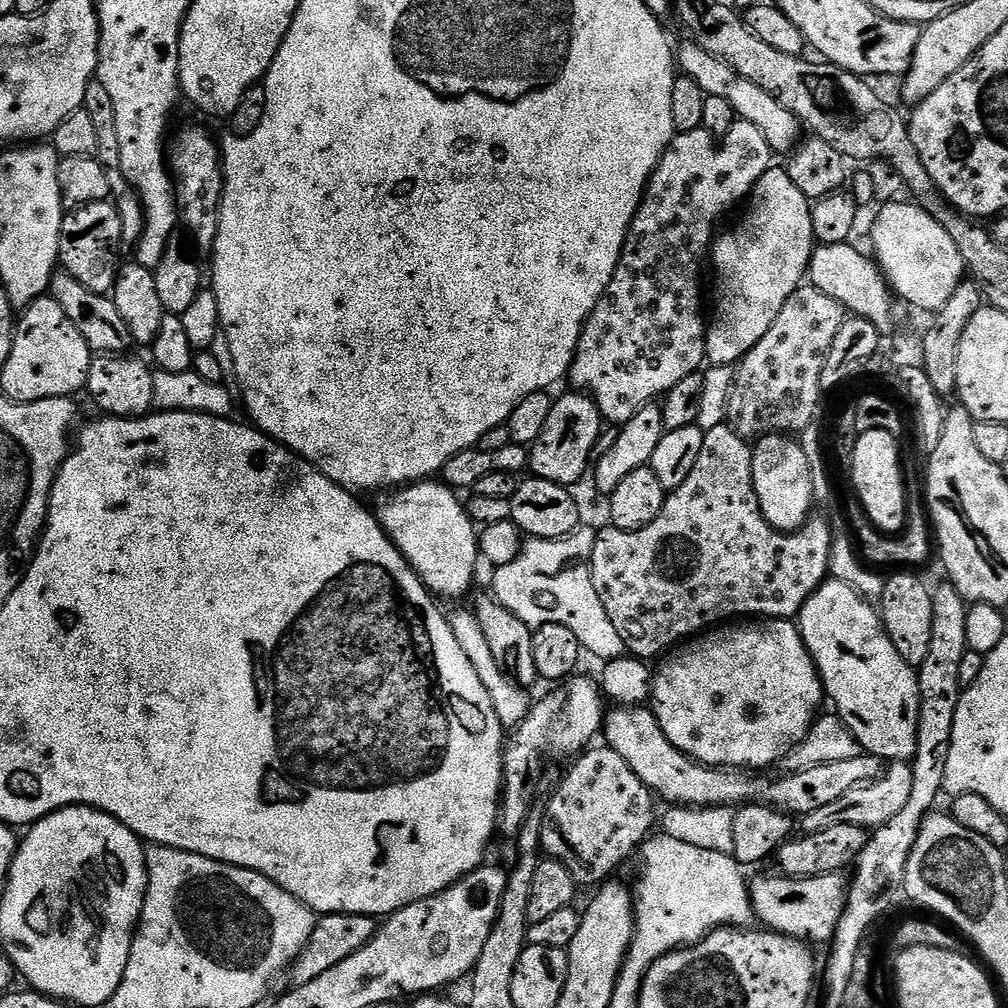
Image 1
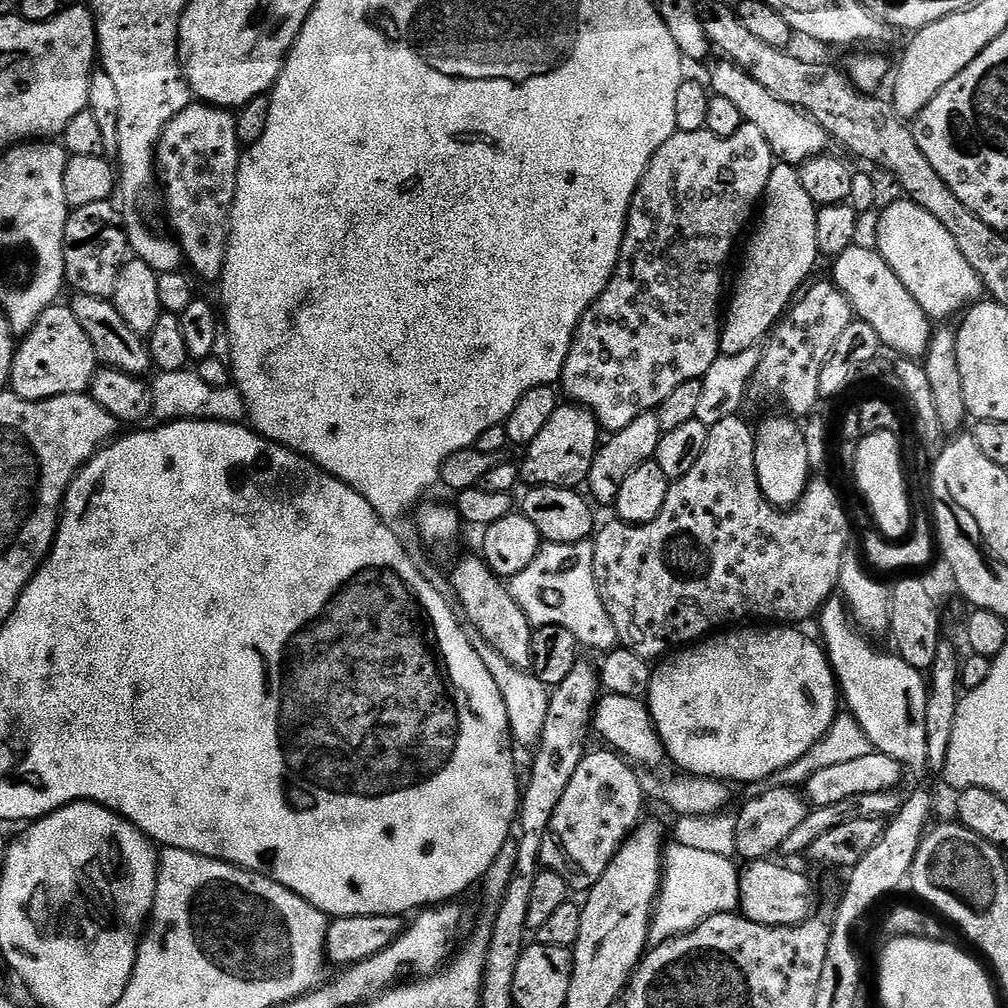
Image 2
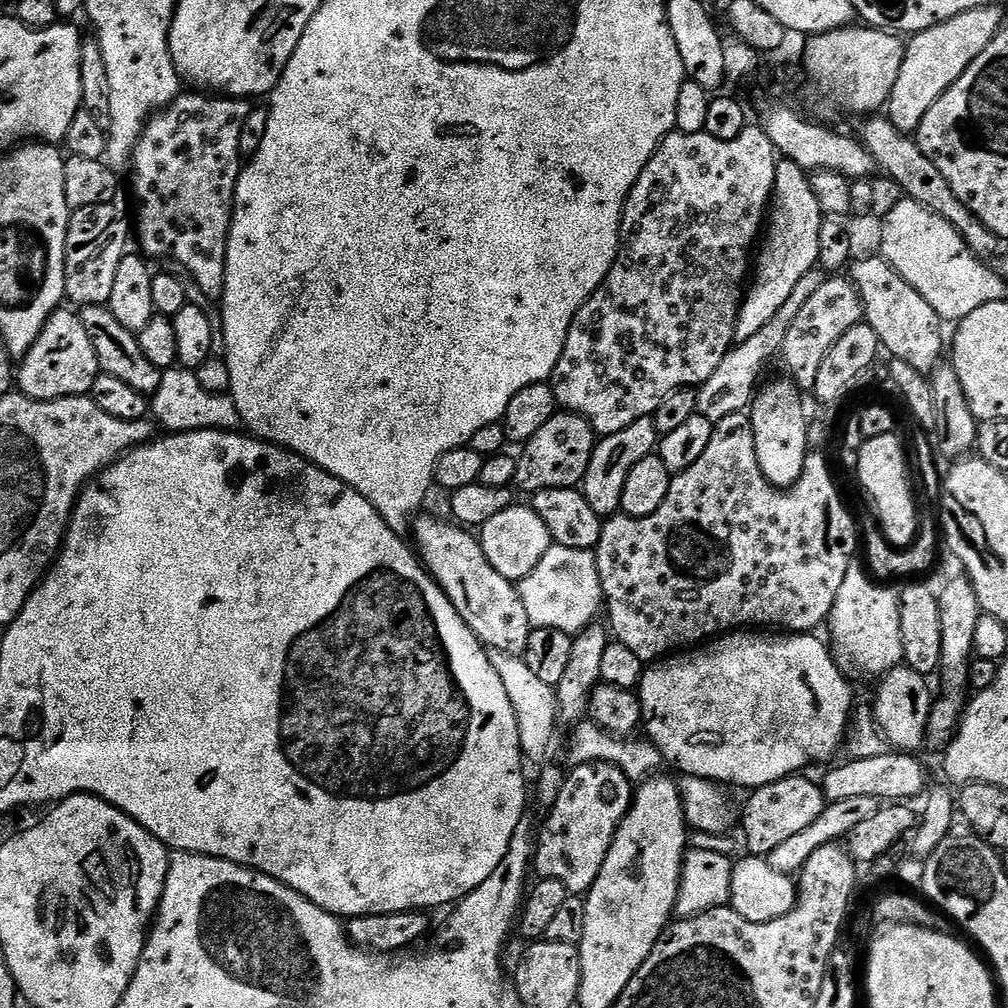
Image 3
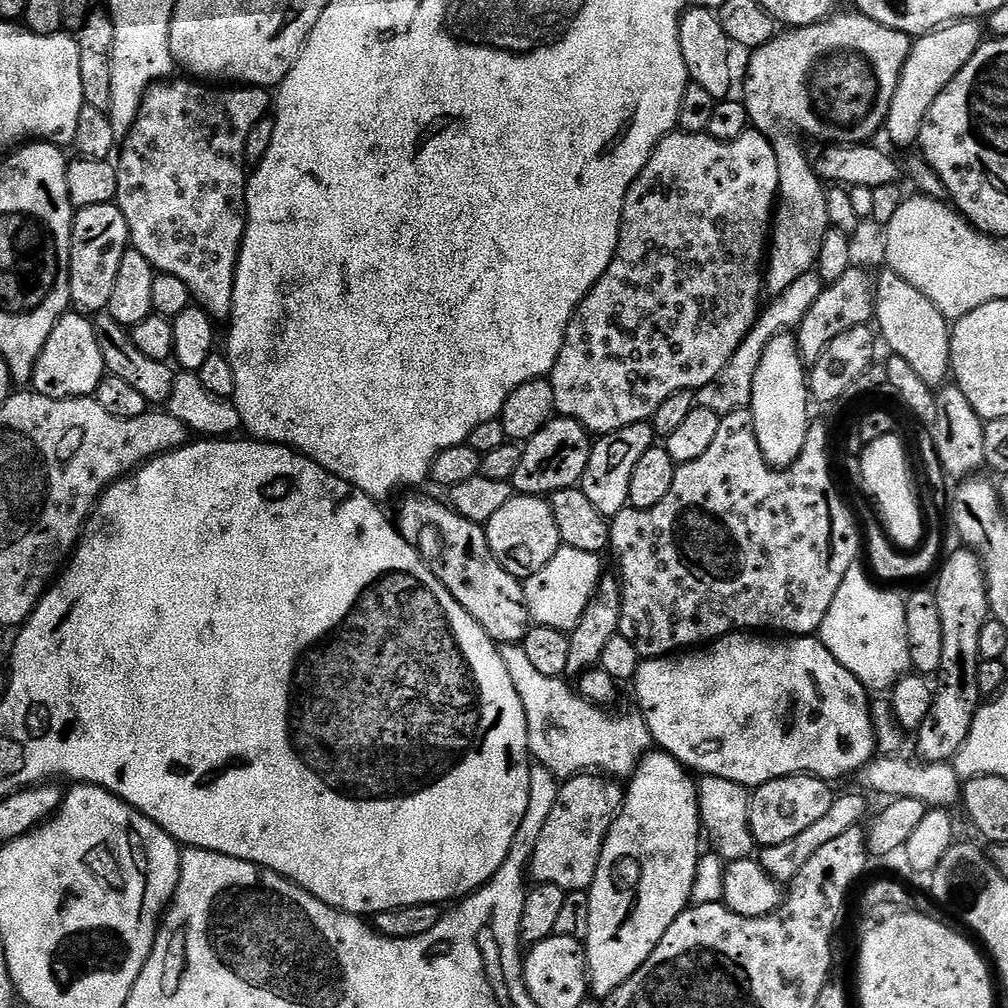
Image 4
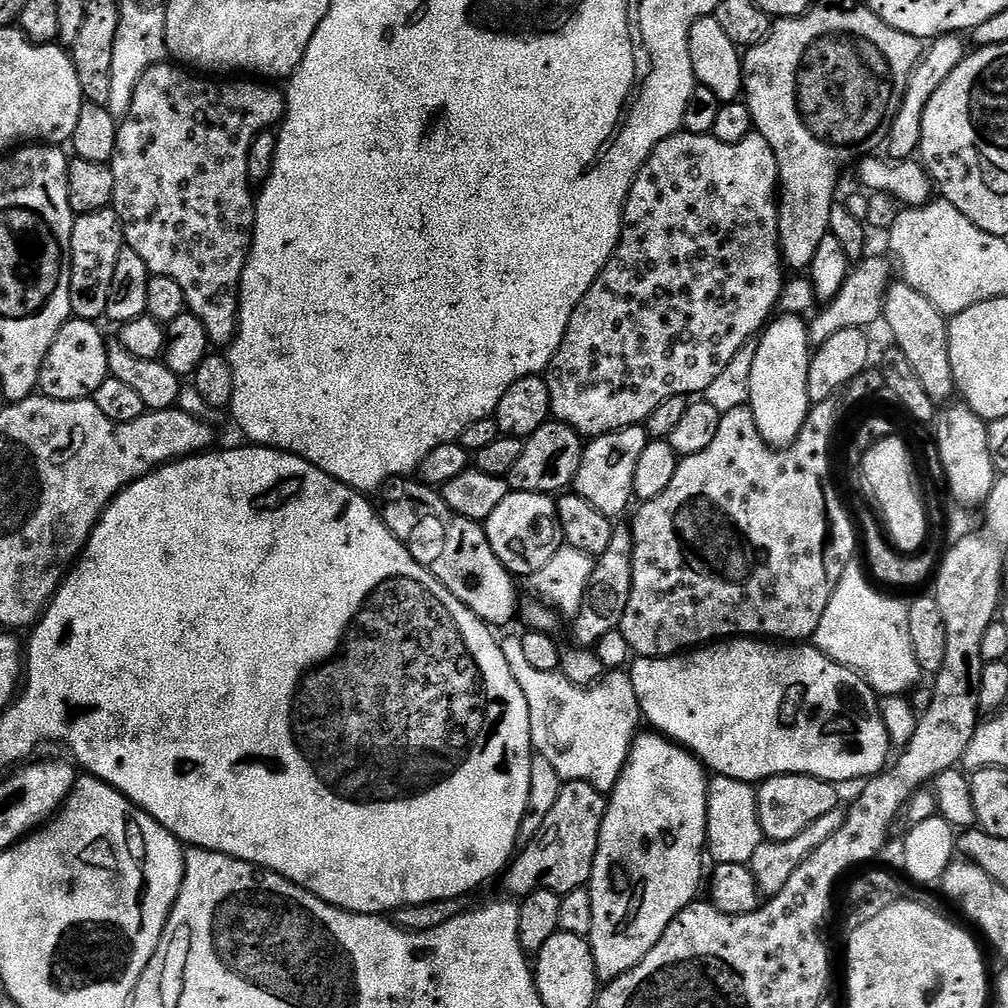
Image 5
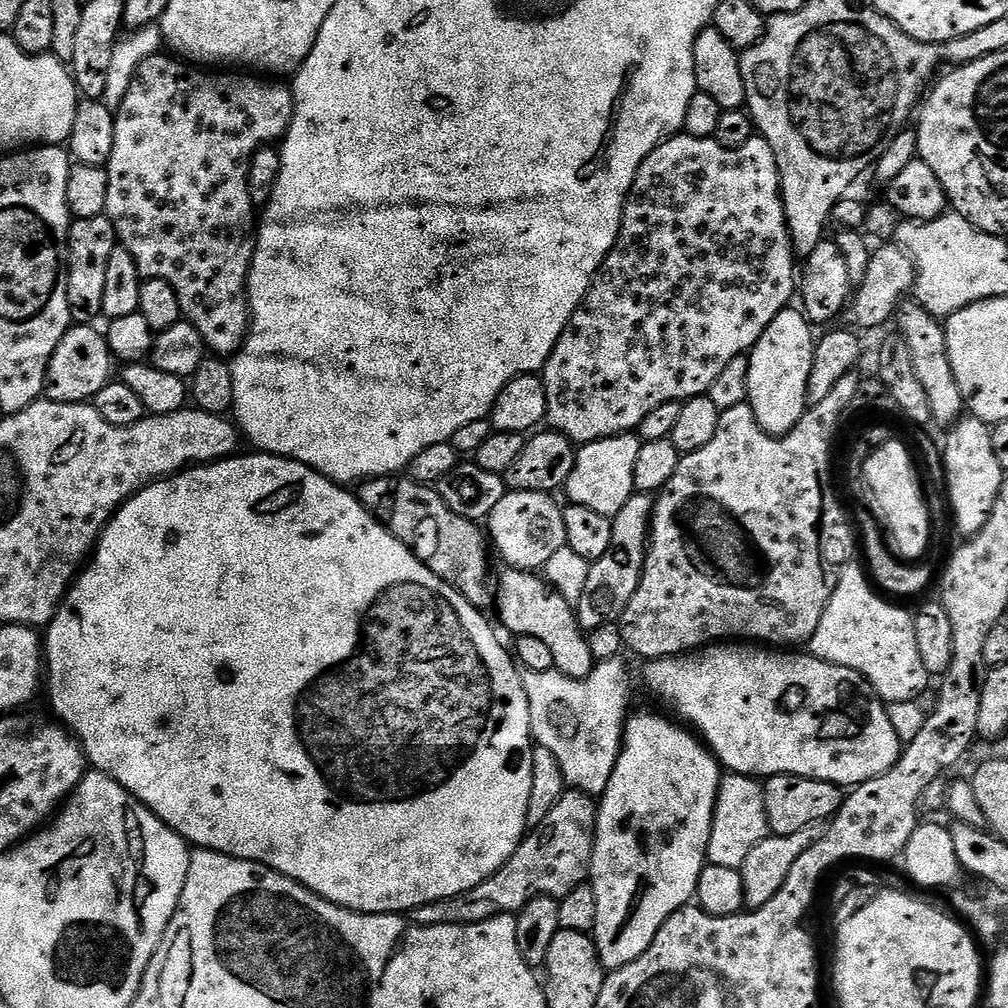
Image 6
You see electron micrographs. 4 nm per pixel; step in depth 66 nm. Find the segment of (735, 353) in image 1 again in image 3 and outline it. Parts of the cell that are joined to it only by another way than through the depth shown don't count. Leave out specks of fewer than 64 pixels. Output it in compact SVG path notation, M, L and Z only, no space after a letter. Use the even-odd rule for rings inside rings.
M783 158L777 159L770 215L767 217L766 231L763 233L762 243L754 260L750 283L740 304L740 317L736 323L735 334L737 341L753 337L762 326L766 326L770 318L785 305L786 298L793 293L794 286L805 277L807 271L820 263L818 230L826 217L820 211L818 198L814 198L814 190L810 190L808 178L809 173L794 162Z

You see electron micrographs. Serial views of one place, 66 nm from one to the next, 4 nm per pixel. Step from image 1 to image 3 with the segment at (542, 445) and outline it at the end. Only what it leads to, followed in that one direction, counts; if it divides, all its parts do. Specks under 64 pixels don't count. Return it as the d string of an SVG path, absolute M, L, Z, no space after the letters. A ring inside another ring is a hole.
M561 411L534 438L519 449L516 461L515 487L525 494L554 490L555 488L576 488L583 485L584 475L590 466L590 458L596 449L598 437L592 423L574 412Z

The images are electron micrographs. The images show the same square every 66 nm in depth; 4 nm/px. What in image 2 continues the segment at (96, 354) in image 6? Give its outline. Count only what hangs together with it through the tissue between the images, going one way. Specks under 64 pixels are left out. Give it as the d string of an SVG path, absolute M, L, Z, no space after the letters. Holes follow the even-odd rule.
M57 302L40 315L19 341L10 391L20 400L49 400L62 394L88 392L96 371L98 361L86 330L82 330L67 303Z

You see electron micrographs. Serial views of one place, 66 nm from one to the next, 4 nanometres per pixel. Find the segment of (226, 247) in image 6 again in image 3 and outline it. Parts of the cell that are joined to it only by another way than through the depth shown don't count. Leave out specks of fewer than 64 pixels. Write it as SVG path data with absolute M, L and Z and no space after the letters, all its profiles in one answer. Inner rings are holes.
M185 91L148 119L148 125L138 138L132 155L130 177L132 200L136 203L134 236L140 239L144 247L143 255L148 258L173 256L188 271L191 280L210 298L220 298L224 294L232 203L236 200L236 183L242 167L240 139L249 111L249 101L244 98Z

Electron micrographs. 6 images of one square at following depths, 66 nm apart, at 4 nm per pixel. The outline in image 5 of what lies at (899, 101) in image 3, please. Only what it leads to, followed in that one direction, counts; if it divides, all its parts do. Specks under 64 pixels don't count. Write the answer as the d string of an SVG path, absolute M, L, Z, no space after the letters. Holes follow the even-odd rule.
M960 34L938 36L924 49L924 55L910 74L910 82L906 86L906 94L902 98L902 106L898 106L898 114L894 114L894 122L890 126L890 134L886 145L886 156L890 160L911 160L919 153L922 138L922 114L926 114L926 106L930 98L934 98L934 90L954 74L954 70L963 62L966 55L965 37Z

